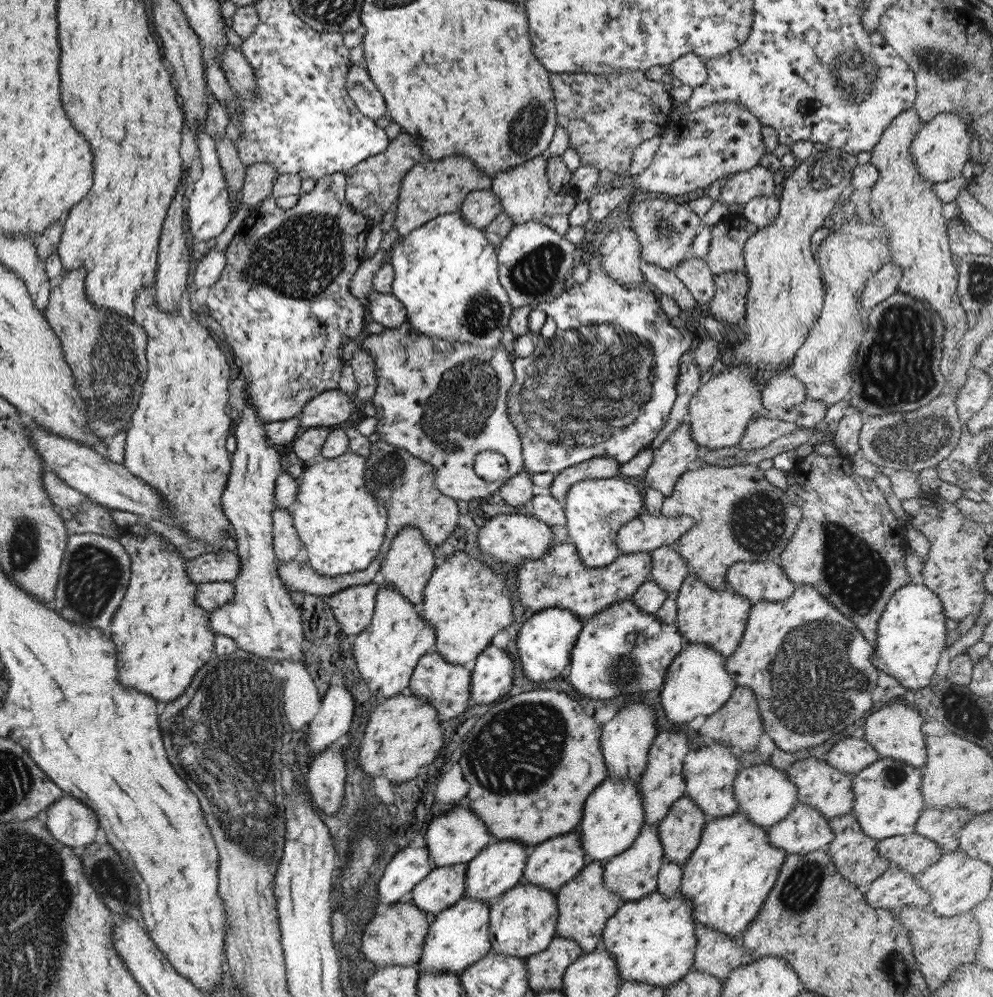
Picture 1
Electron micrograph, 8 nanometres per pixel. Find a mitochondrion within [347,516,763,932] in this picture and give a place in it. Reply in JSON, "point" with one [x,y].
{"point":[505,743]}

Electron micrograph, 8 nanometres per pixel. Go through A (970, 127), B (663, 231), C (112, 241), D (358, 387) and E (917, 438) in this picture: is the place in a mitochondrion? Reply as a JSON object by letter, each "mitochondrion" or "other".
{"A":"other","B":"mitochondrion","C":"other","D":"other","E":"mitochondrion"}

